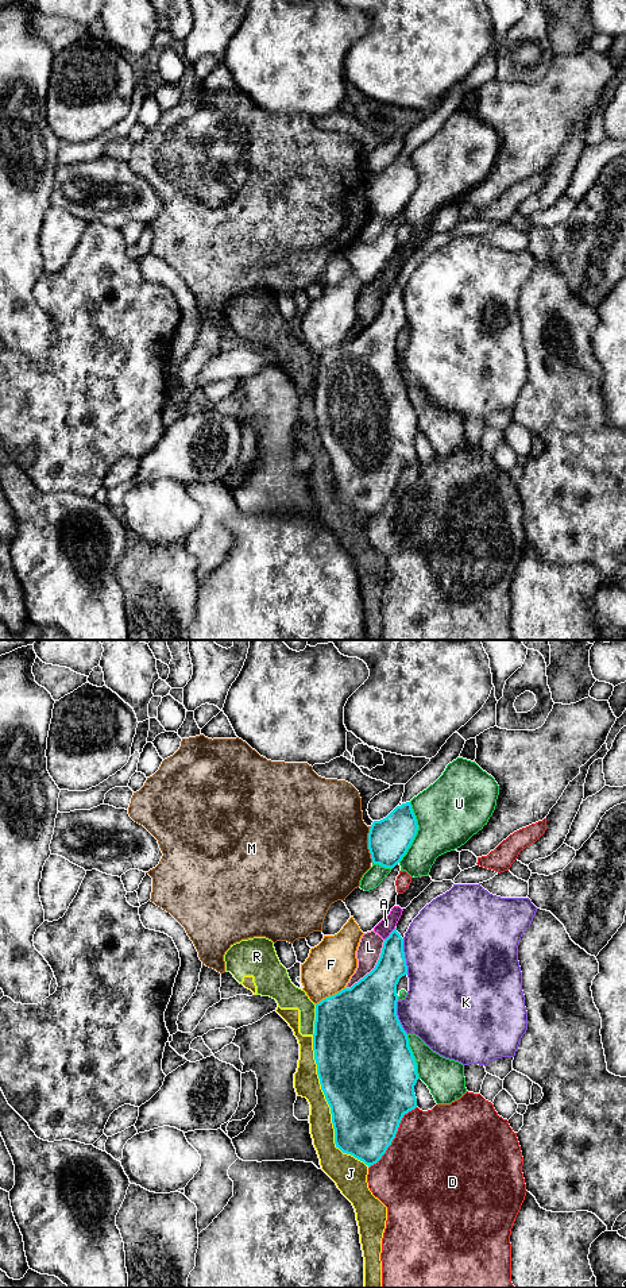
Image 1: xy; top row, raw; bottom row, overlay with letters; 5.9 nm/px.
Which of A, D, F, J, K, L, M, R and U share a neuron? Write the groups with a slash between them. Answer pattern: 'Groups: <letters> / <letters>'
Groups: A D L / F / J R / K / M / U

